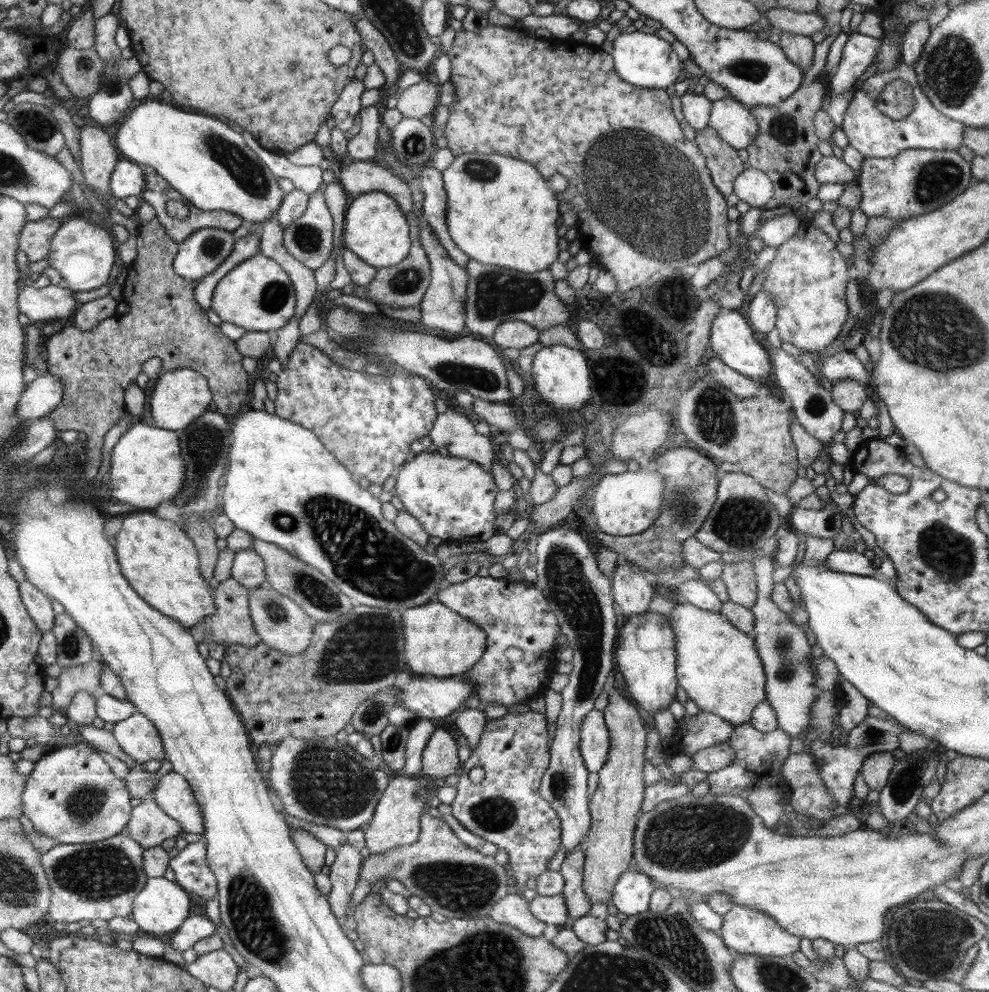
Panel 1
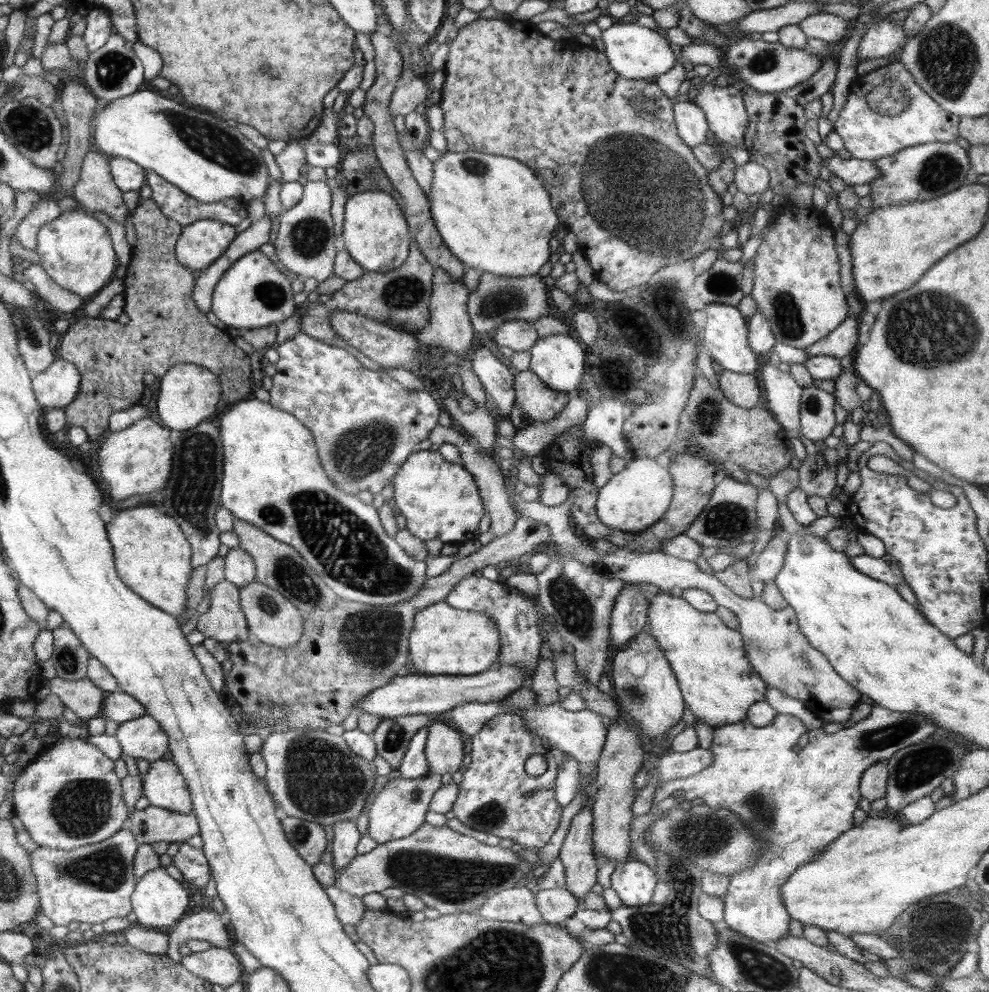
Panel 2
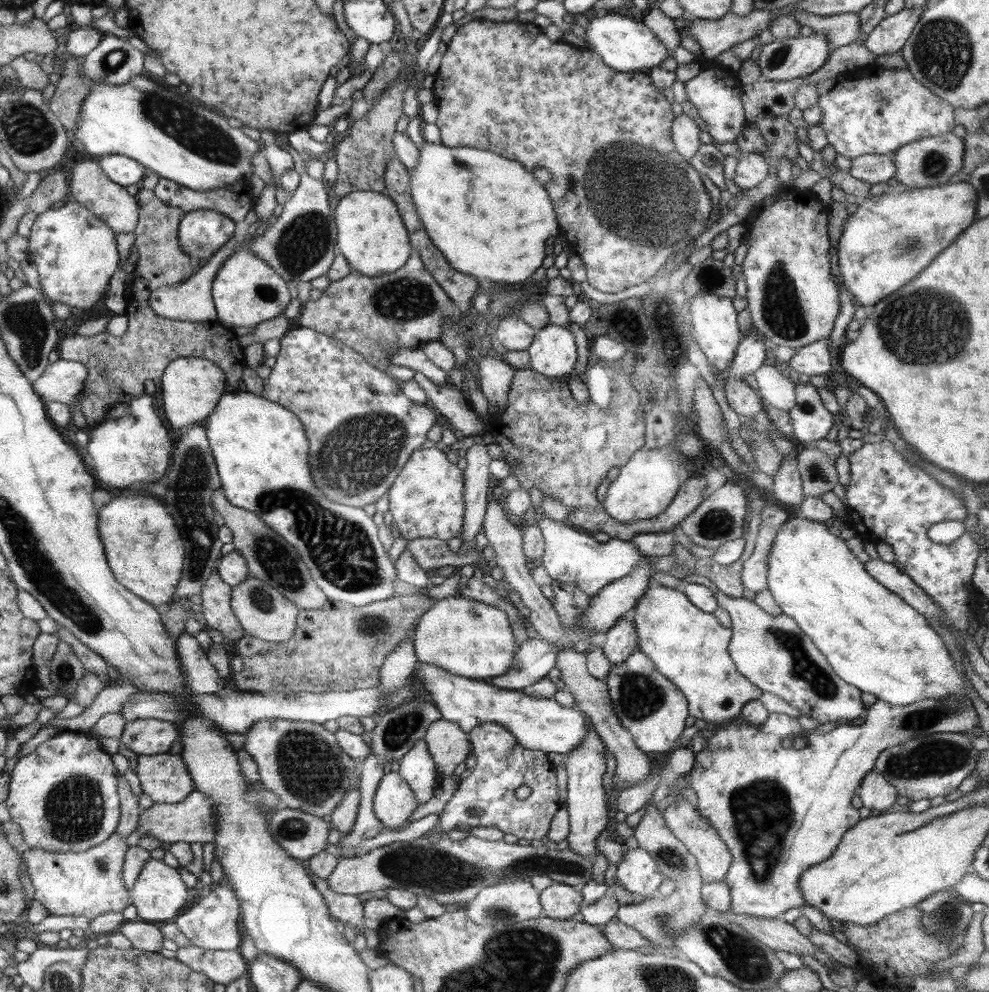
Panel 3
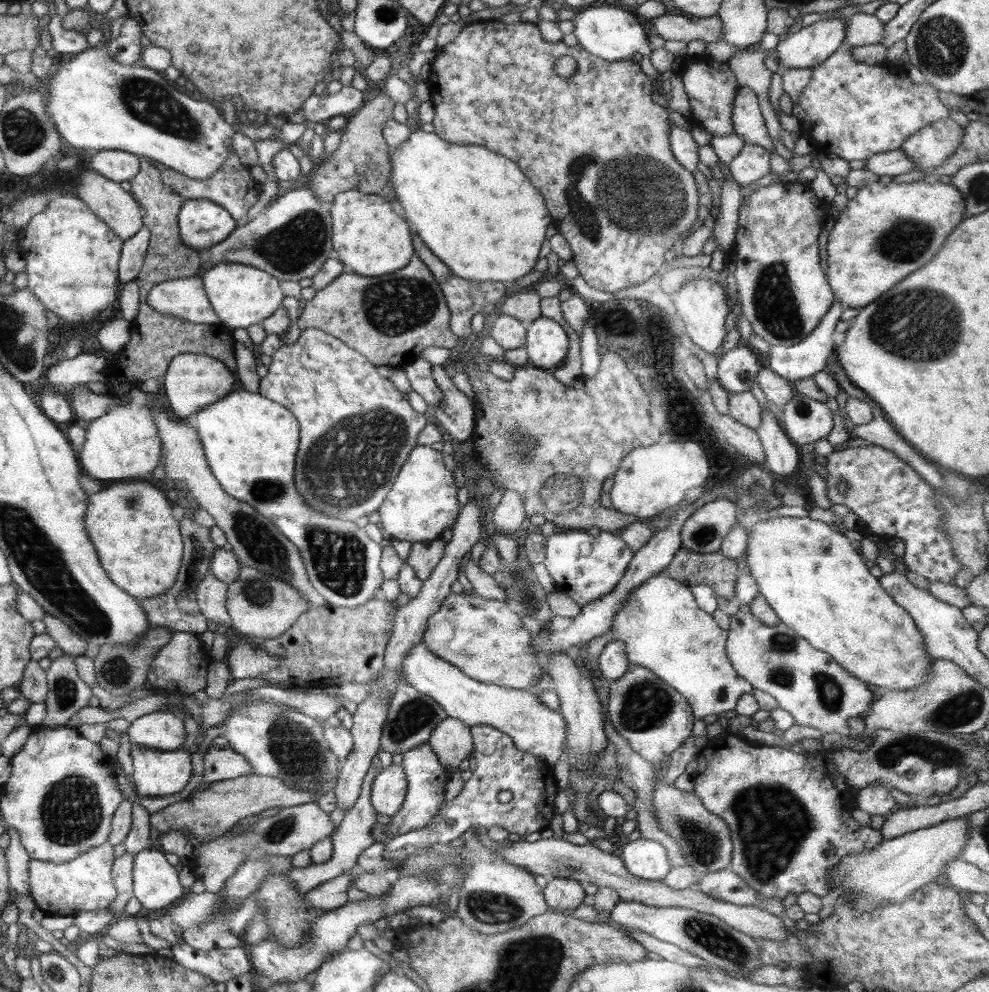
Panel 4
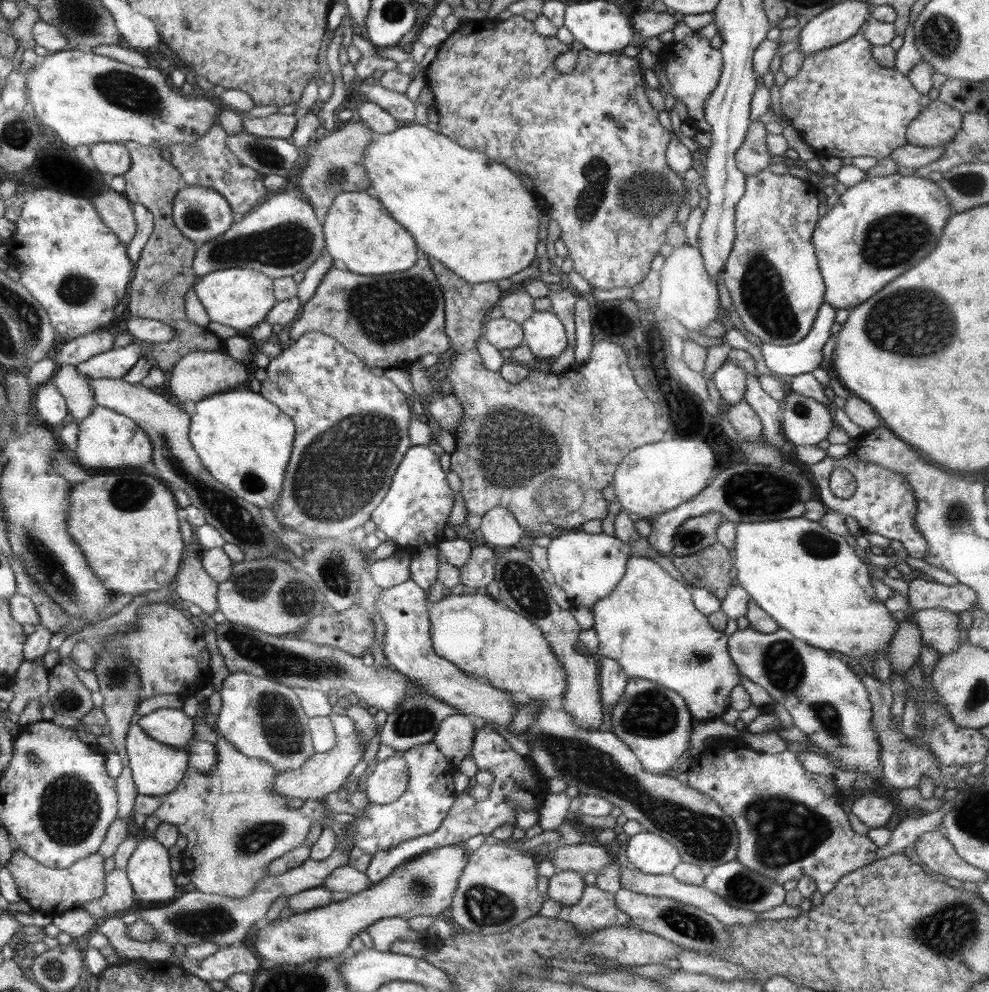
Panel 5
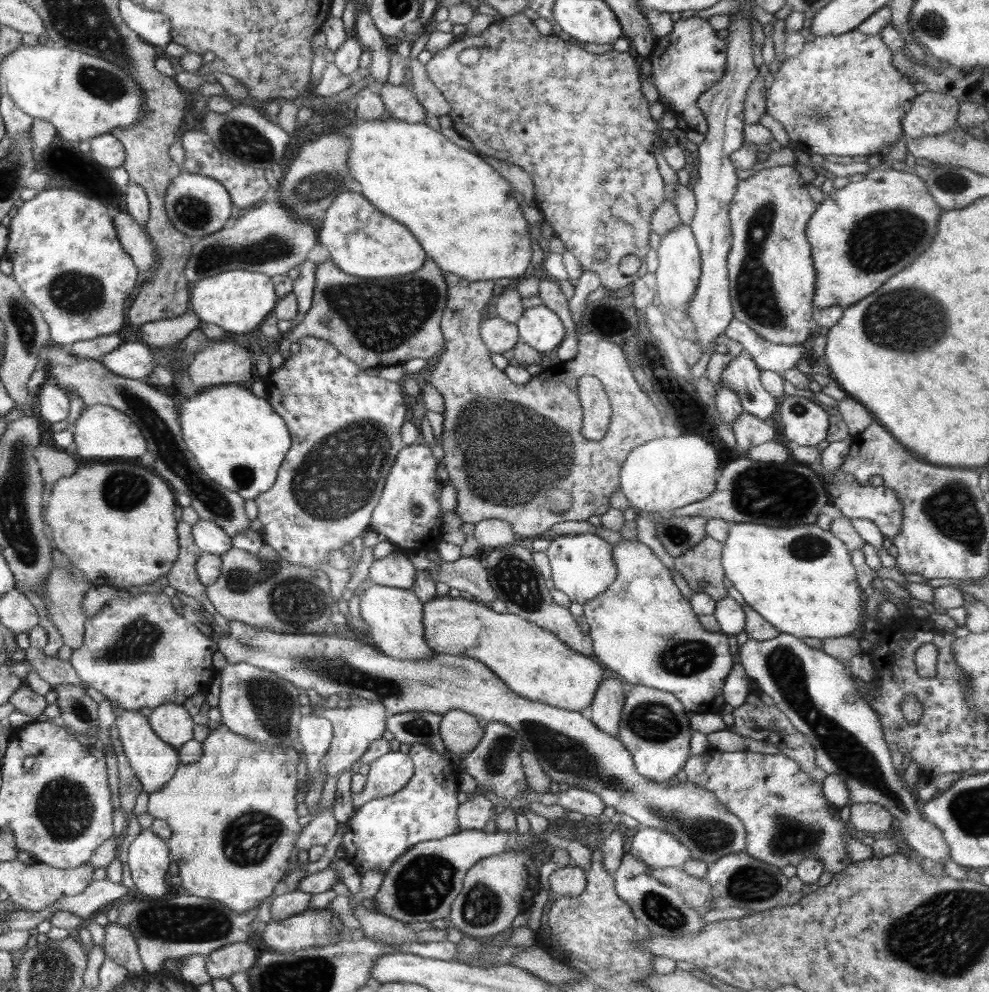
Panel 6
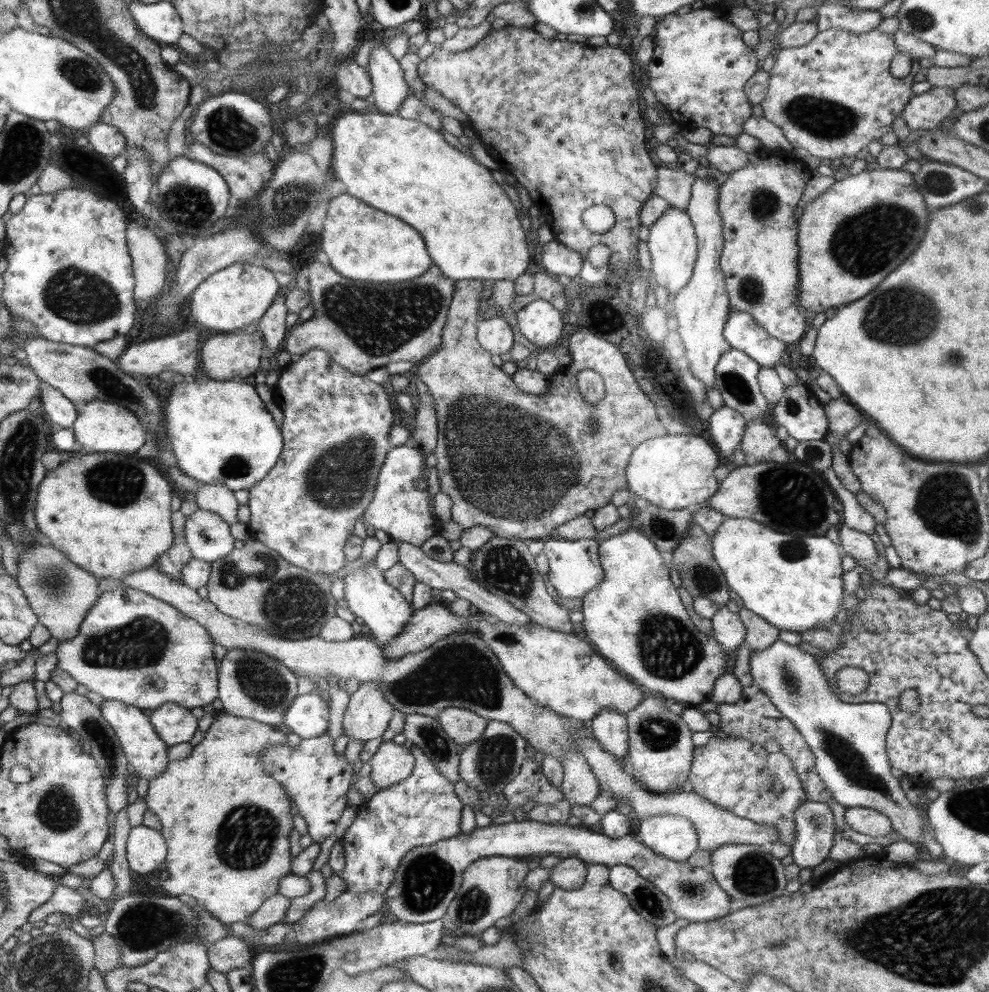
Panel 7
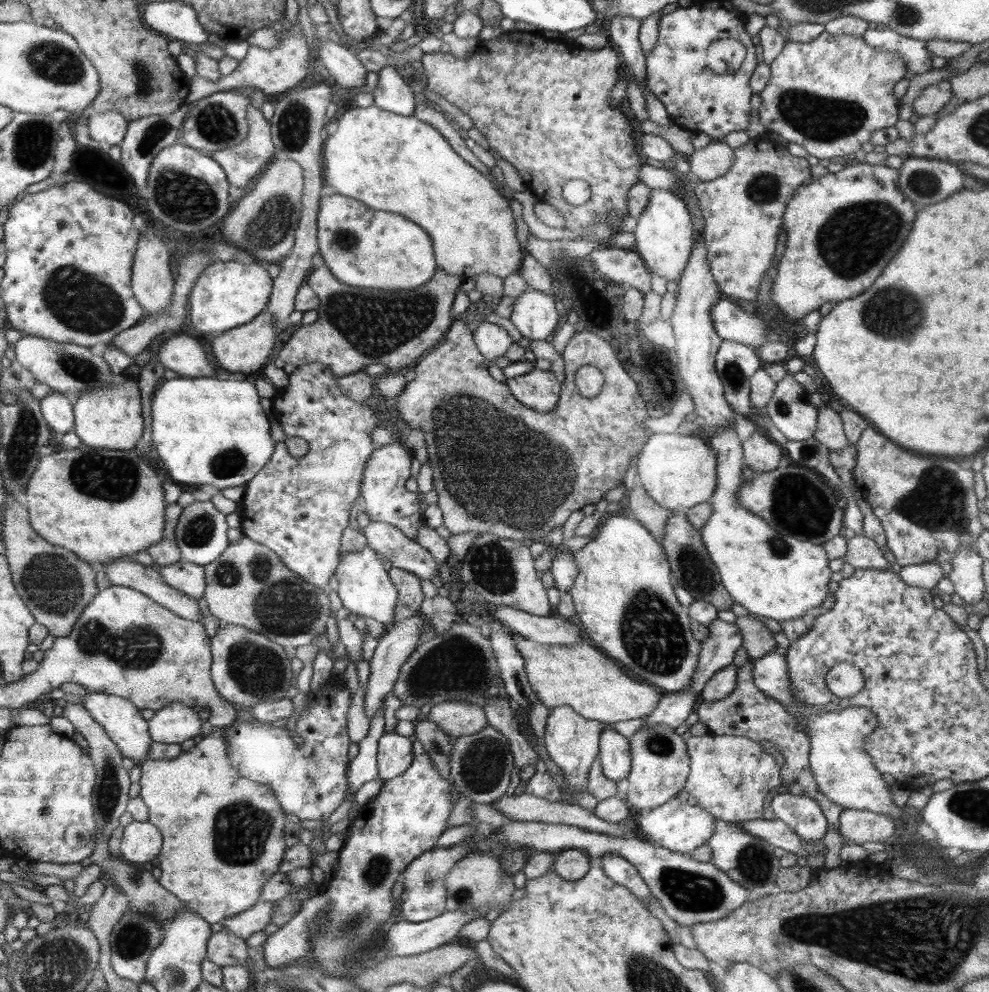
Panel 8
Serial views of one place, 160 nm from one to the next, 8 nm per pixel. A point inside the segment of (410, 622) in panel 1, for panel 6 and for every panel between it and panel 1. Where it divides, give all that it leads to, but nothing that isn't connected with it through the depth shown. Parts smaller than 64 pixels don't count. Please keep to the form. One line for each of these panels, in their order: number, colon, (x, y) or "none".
2: (444, 641)
3: (469, 638)
4: (483, 638)
5: (482, 637)
6: (536, 664)

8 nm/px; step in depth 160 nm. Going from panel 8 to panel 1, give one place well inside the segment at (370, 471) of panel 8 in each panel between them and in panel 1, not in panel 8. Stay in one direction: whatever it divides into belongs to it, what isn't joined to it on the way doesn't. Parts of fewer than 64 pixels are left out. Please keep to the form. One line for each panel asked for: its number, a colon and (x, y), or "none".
1: (452, 498)
2: (439, 499)
3: (426, 500)
4: (423, 502)
5: (415, 511)
6: (408, 513)
7: (400, 507)

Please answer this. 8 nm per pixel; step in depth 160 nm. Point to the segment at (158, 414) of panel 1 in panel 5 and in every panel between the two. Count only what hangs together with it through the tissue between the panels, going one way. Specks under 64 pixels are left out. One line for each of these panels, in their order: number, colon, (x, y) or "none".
2: (188, 395)
3: (191, 387)
4: (193, 381)
5: (200, 374)

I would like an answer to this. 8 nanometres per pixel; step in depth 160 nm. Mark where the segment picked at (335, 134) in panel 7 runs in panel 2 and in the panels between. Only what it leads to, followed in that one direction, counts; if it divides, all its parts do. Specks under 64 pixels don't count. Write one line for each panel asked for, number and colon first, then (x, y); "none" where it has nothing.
2: (493, 213)
3: (490, 218)
4: (446, 190)
5: (472, 214)
6: (473, 228)

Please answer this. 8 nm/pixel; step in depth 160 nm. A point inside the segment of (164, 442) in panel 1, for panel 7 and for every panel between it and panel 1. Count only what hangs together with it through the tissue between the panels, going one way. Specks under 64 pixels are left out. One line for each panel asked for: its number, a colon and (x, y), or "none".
2: (136, 461)
3: (125, 451)
4: (124, 443)
5: (106, 440)
6: (102, 432)
7: (100, 426)

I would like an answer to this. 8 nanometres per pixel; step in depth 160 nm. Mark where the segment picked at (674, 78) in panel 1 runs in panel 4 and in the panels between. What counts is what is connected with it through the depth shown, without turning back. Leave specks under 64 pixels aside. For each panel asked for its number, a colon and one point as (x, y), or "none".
2: (636, 52)
3: (624, 44)
4: (611, 33)

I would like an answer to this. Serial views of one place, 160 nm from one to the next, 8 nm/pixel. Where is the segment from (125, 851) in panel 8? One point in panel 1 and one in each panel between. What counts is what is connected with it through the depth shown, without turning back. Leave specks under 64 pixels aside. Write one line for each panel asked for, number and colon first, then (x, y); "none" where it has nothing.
1: (160, 908)
2: (159, 901)
3: (158, 894)
4: (156, 885)
5: (149, 872)
6: (148, 858)
7: (146, 850)

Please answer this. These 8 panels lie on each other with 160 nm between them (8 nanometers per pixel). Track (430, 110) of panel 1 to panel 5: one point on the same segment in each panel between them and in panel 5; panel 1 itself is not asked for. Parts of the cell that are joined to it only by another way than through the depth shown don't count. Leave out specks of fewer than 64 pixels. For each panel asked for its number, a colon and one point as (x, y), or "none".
2: (405, 98)
3: (362, 153)
4: (362, 161)
5: (336, 164)

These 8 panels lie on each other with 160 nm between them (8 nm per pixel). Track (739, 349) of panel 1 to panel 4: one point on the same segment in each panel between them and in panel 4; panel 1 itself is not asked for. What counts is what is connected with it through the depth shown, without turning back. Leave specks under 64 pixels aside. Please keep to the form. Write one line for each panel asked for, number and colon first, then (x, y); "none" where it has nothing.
2: (725, 330)
3: (715, 327)
4: (703, 306)

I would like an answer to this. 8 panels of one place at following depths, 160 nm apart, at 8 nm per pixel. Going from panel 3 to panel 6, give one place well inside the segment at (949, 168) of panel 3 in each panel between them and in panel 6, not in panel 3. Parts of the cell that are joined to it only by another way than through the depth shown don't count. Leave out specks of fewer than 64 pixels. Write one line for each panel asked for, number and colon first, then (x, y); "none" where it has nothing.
4: (932, 145)
5: (938, 123)
6: (933, 113)

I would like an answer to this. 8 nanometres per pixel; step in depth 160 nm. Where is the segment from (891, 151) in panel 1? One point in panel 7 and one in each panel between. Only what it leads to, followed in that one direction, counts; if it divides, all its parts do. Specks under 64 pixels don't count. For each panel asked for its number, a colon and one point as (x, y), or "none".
2: (867, 136)
3: (872, 110)
4: (855, 110)
5: (843, 103)
6: (841, 95)
7: (832, 97)

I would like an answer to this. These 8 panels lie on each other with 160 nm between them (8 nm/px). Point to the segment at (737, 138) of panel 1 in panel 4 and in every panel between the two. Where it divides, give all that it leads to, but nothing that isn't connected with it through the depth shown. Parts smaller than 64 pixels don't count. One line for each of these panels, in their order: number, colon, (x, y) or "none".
2: (724, 108)
3: (715, 91)
4: (711, 86)

